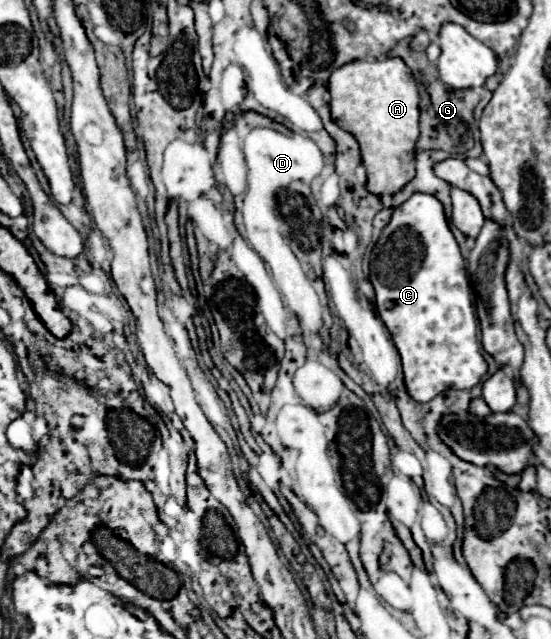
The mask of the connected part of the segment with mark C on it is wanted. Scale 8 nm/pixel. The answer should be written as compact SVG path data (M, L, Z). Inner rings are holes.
M414 194L394 210L390 224L384 228L372 250L370 282L376 290L376 310L388 326L392 340L402 356L404 386L410 398L416 402L428 402L440 392L450 388L472 388L482 380L486 374L486 360L482 358L477 338L478 319L466 276L466 264L458 242L450 232L444 208L438 204L438 200L434 200L434 196Z

